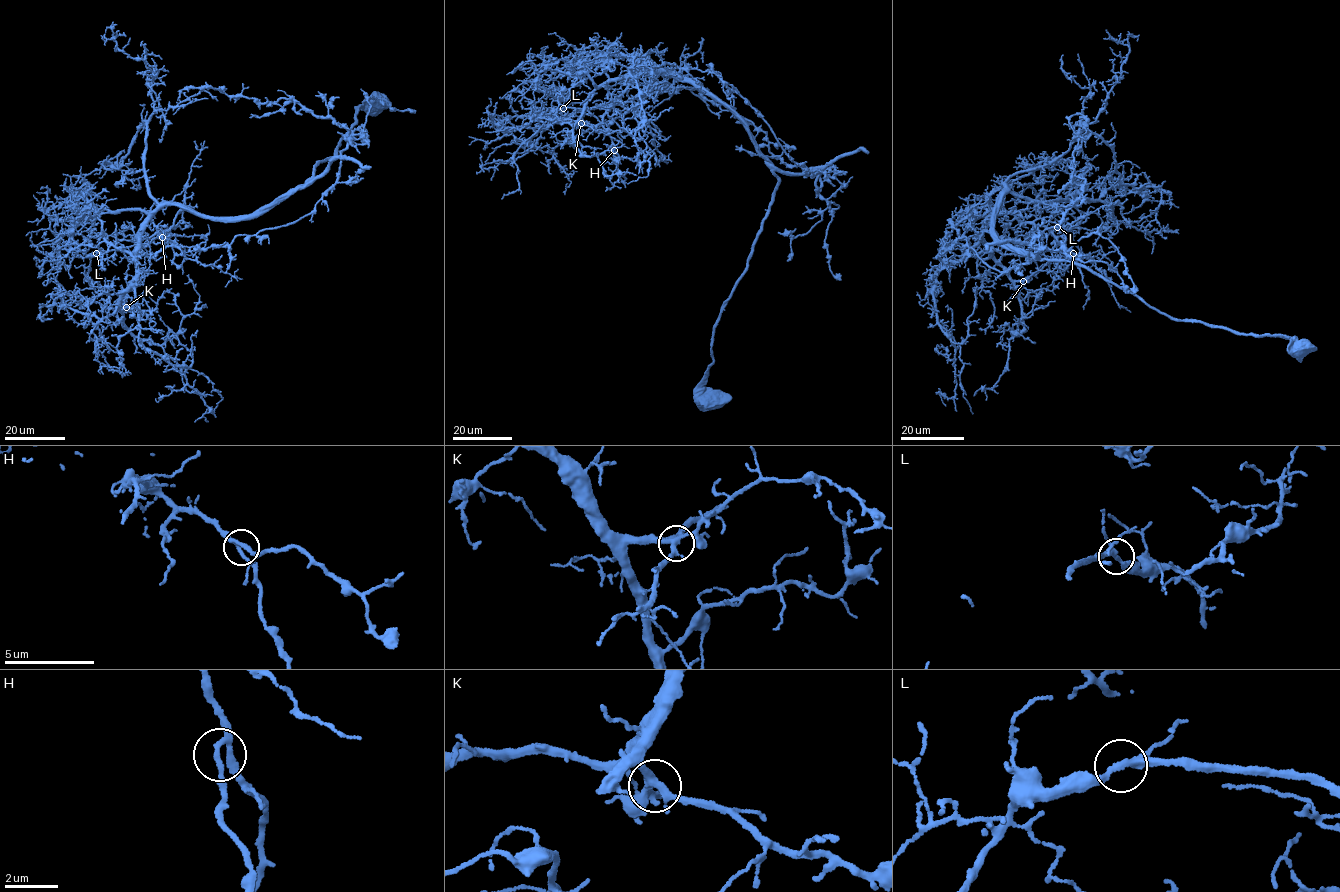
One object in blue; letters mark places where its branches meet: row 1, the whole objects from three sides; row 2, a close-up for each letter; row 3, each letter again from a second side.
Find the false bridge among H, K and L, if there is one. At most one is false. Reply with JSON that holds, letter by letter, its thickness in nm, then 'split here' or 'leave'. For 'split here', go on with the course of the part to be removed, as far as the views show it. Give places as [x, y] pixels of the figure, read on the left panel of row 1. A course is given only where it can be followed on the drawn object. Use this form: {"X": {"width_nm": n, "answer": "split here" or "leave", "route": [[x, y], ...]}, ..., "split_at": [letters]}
{"H": {"width_nm": 180, "answer": "leave"}, "K": {"width_nm": 240, "answer": "leave"}, "L": {"width_nm": 200, "answer": "leave"}, "split_at": []}

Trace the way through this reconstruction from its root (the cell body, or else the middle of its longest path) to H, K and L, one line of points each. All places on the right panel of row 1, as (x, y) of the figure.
H: (1297, 347), (1169, 316), (1084, 267), (1004, 244), (994, 224), (1006, 189), (1004, 211), (1073, 253)
K: (1297, 347), (1295, 338), (1169, 316), (1084, 267), (1004, 244), (994, 224), (1009, 188), (982, 242), (1023, 281)
L: (1297, 347), (1161, 314), (994, 230), (1009, 188), (1004, 211), (1054, 236), (1057, 226)

